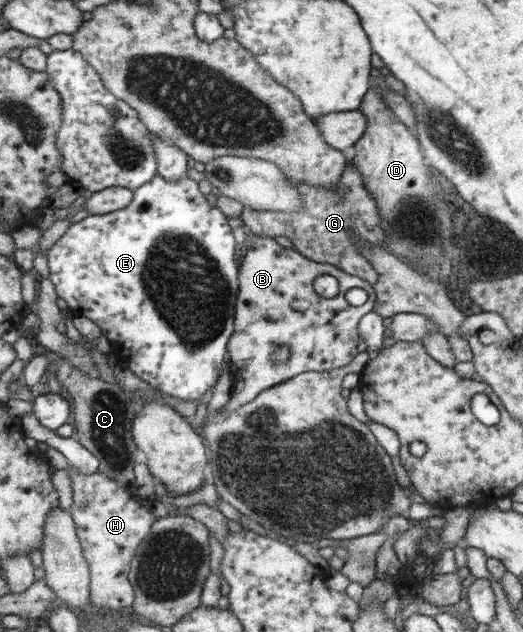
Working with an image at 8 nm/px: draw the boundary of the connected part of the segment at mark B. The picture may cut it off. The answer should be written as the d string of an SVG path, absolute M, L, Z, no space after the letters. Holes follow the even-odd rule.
M249 235L246 238L245 254L243 254L241 261L238 277L240 279L238 301L235 302L234 330L230 334L227 345L227 352L230 354L228 359L231 362L228 369L233 378L232 393L226 405L220 410L221 412L229 412L229 414L233 410L237 410L238 406L243 406L253 400L261 390L298 374L309 371L326 372L345 366L357 354L358 322L371 310L371 306L375 302L371 283L367 284L362 279L349 275L337 267L313 262L278 239ZM321 275L333 276L337 280L338 294L336 298L321 298L313 290L313 280ZM354 286L365 290L367 294L366 301L360 306L351 306L345 301L345 291ZM277 346L289 348L287 350L289 358L287 358L285 368L273 366L269 360L271 352Z

